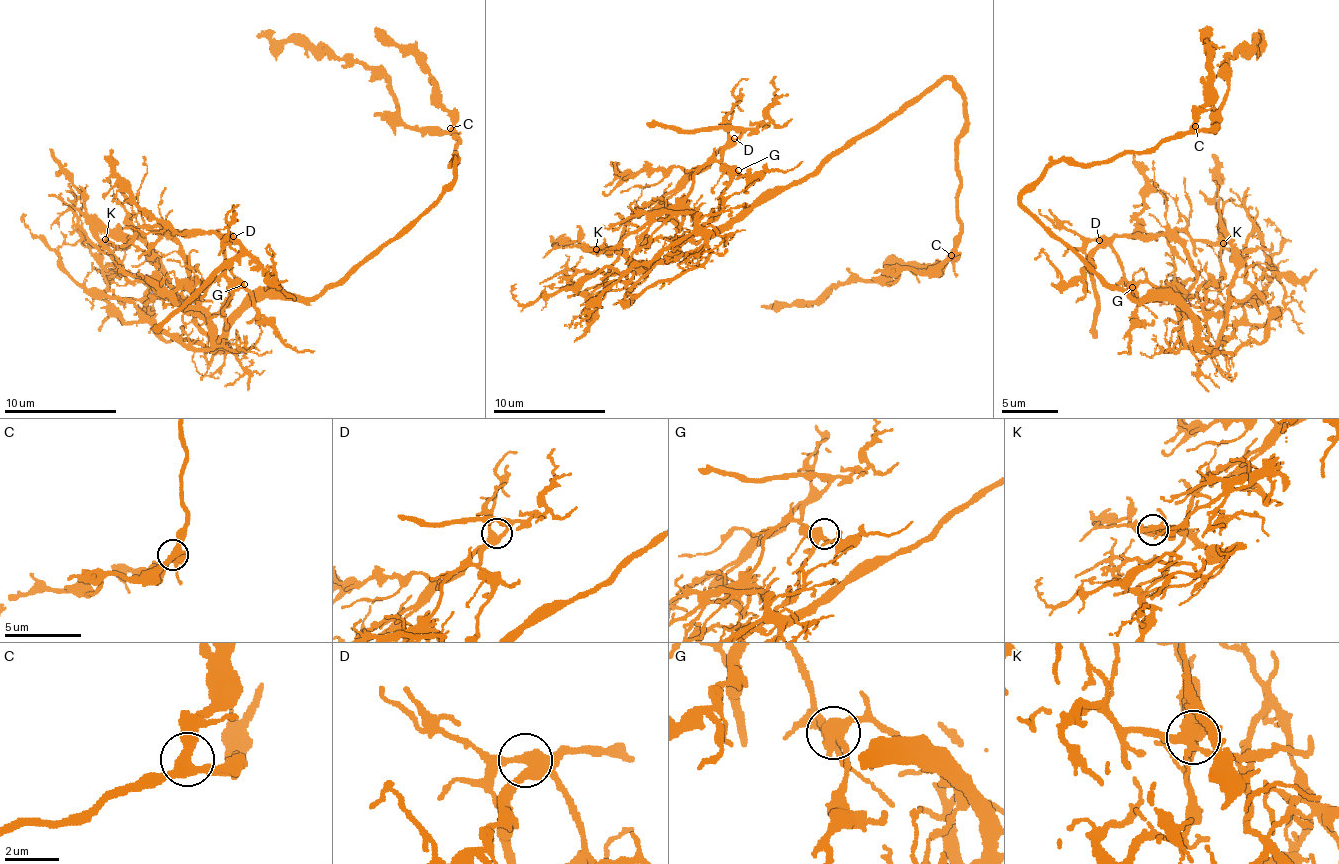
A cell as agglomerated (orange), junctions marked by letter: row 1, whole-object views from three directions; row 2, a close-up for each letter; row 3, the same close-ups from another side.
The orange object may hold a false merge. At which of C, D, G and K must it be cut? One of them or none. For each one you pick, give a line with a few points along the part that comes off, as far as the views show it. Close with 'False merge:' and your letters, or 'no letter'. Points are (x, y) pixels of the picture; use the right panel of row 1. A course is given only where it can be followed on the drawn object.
K: course (1223, 242), (1180, 230), (1121, 234), (1111, 251), (1138, 299), (1171, 291), (1231, 306), (1271, 293)
False merge: K

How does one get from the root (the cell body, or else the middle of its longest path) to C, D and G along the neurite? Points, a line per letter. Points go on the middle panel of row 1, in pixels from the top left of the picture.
C: (881, 120), (898, 115), (944, 79), (962, 96), (967, 133), (958, 141), (961, 235), (951, 255)
D: (881, 120), (695, 243), (690, 237), (717, 212), (730, 185), (722, 165), (734, 138)
G: (881, 120), (695, 243), (690, 237), (717, 212), (718, 198), (738, 170)

